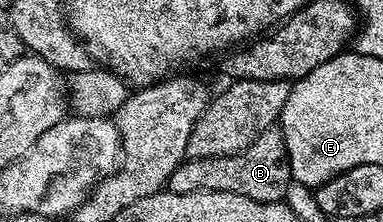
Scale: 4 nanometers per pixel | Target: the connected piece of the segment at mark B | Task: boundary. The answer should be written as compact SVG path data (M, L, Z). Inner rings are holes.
M278 126L265 129L241 153L212 159L184 159L169 177L166 190L173 193L197 193L198 191L224 191L237 193L262 203L277 203L286 196L287 187L293 182L283 132Z

